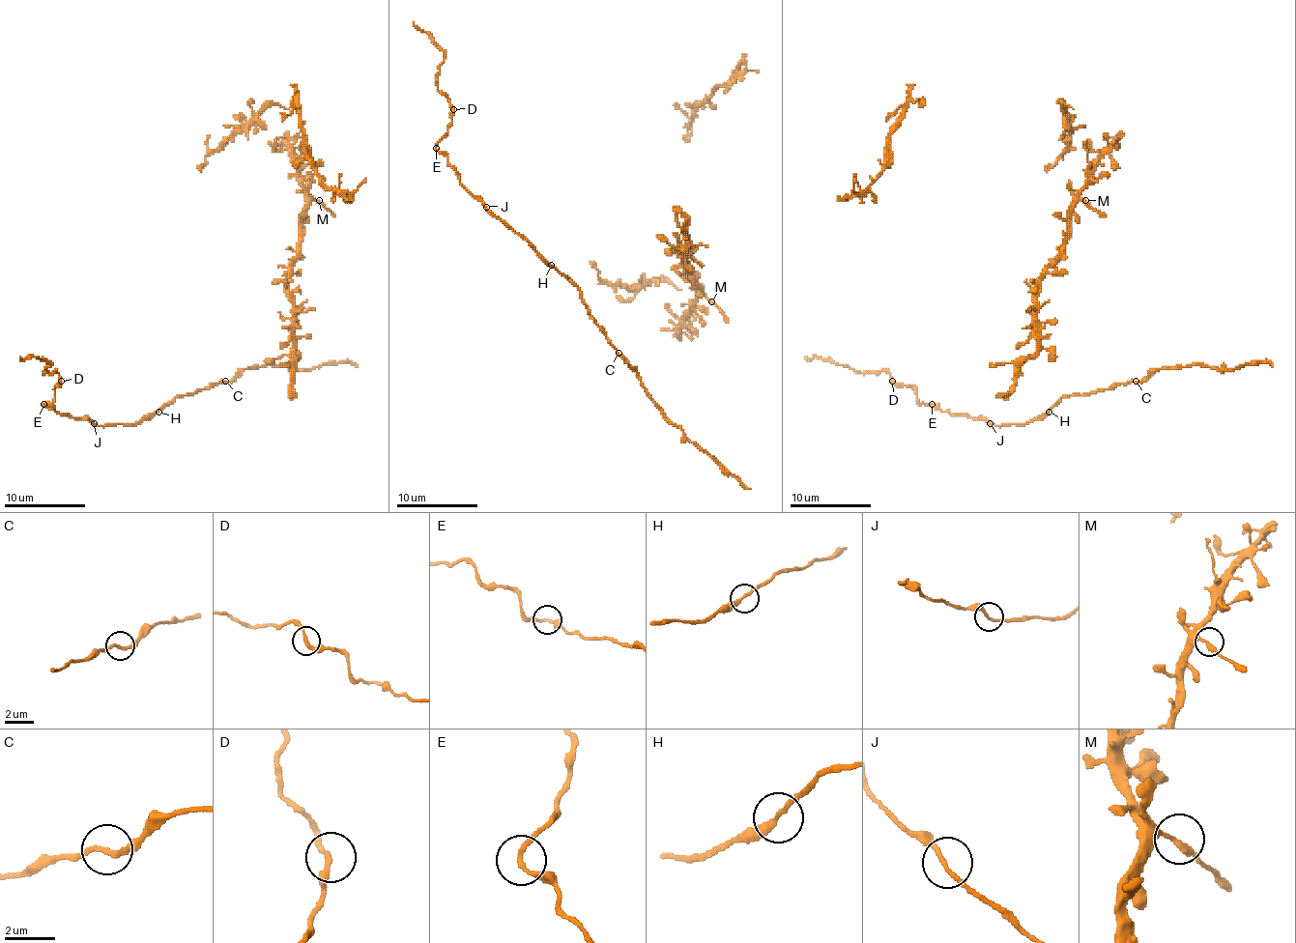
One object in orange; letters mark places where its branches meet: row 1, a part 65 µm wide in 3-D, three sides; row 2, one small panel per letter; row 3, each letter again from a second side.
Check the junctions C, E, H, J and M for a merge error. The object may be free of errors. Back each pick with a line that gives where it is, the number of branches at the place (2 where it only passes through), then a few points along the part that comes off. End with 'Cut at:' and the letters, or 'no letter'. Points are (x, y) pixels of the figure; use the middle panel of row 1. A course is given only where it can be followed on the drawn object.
Cut at: no letter

